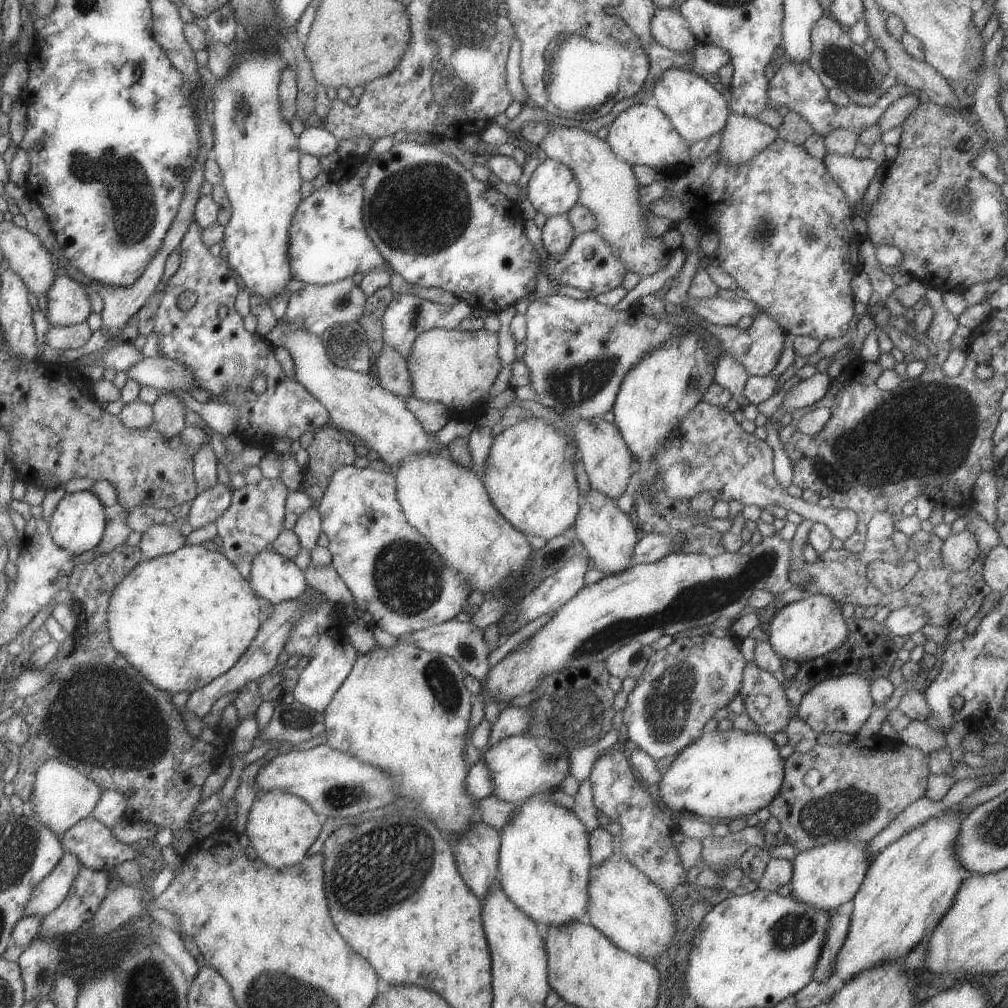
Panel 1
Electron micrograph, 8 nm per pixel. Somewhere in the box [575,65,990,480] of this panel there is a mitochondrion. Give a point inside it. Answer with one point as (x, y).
(959, 195)

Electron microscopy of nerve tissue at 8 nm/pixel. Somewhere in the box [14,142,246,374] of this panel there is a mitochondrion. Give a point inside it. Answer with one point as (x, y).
(130, 193)

